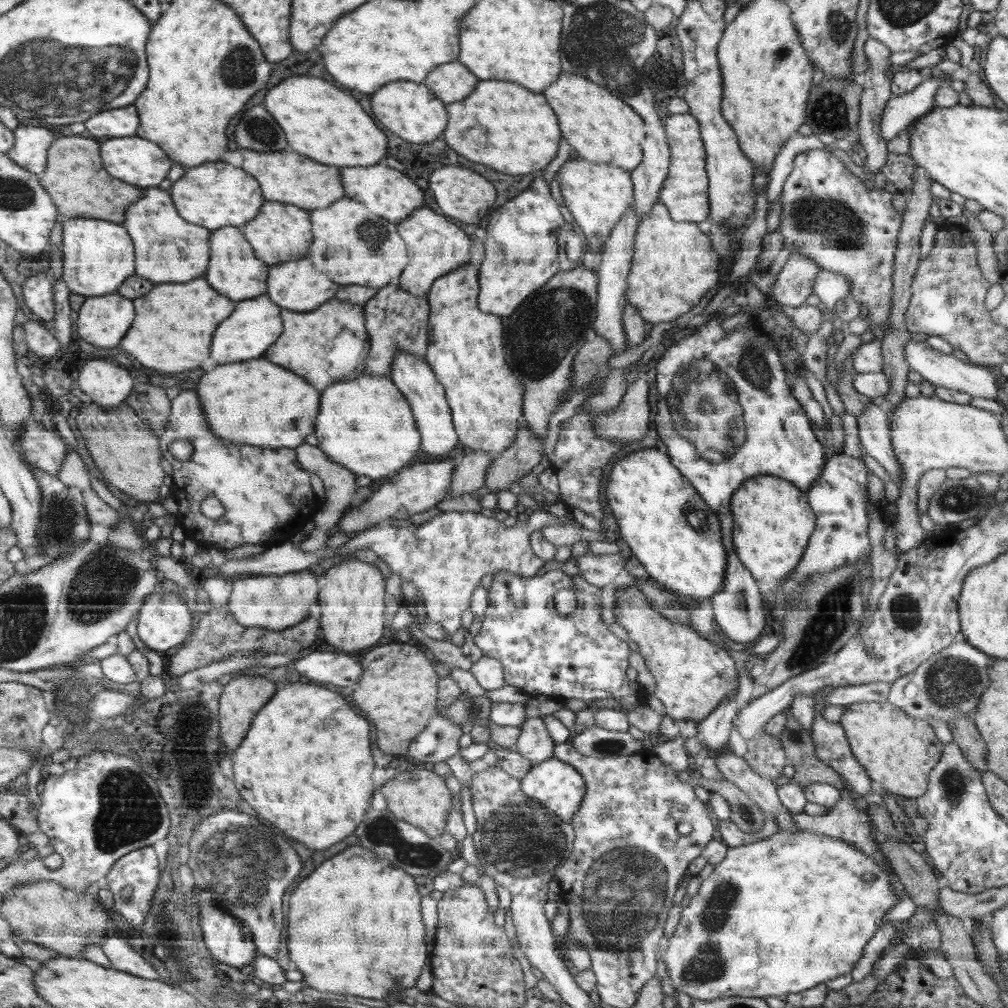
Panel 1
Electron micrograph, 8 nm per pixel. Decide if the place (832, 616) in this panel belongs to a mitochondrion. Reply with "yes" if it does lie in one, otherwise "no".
yes

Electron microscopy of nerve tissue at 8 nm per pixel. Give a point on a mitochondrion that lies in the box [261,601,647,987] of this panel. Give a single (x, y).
(520, 844)

